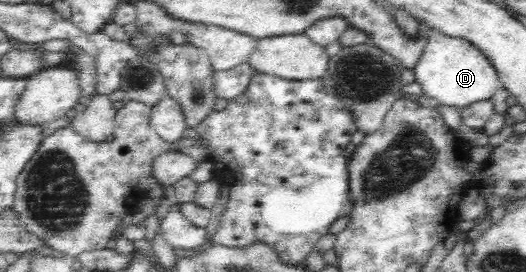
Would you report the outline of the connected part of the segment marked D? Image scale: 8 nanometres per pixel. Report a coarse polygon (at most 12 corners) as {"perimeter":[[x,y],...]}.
{"perimeter":[[438,29],[413,70],[426,97],[458,110],[502,87],[474,43]]}

